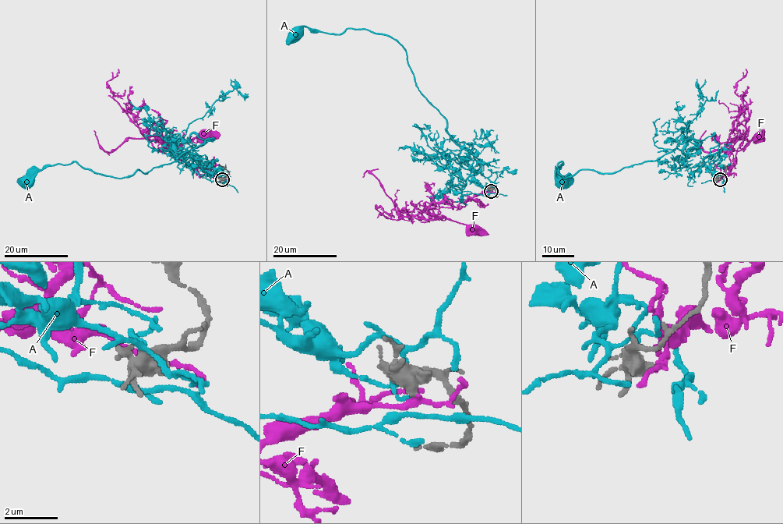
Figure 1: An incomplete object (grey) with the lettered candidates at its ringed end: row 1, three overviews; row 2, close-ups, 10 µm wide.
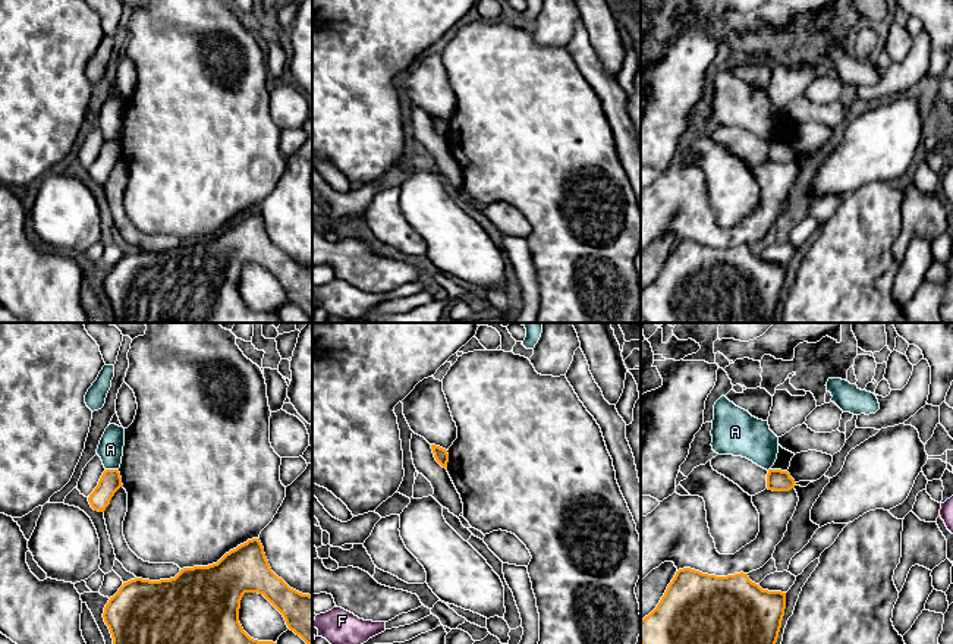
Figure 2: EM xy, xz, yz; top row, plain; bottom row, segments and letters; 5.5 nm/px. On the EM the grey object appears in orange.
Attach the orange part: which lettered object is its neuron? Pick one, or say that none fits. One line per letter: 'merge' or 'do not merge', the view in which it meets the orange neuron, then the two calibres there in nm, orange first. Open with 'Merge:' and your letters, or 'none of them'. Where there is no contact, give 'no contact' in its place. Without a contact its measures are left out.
Merge: none of them
A: do not merge; contact in xy; calibres 120 and 140 nm
F: do not merge; no contact

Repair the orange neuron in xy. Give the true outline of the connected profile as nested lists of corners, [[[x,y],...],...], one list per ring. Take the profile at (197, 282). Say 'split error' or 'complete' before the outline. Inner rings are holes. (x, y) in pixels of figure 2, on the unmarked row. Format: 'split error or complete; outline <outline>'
complete; outline [[[260,210],[238,217],[217,235],[183,239],[170,251],[123,254],[103,289],[114,323],[282,323],[277,314],[254,311],[243,302],[239,280],[245,264],[262,266],[312,323],[312,267],[290,260],[271,242]]]

